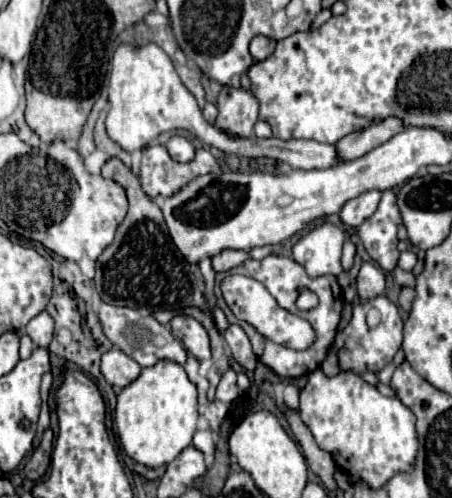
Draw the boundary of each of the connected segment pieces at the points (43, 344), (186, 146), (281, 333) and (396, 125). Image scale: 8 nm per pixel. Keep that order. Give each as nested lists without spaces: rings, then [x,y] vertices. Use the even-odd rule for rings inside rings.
[[[44,310],[38,316],[34,316],[28,324],[26,324],[26,334],[32,338],[32,342],[40,348],[48,348],[50,340],[52,340],[52,332],[54,332],[54,318]]]
[[[172,136],[166,142],[166,148],[168,148],[172,160],[176,160],[176,162],[188,162],[188,160],[192,160],[194,150],[196,150],[194,144],[188,138],[184,138],[184,136]]]
[[[234,274],[234,276],[228,276],[222,280],[220,290],[222,290],[222,296],[224,296],[228,308],[232,310],[232,314],[236,318],[252,324],[266,338],[270,338],[278,344],[284,344],[288,348],[294,348],[294,350],[306,350],[316,342],[316,332],[312,330],[310,322],[288,312],[288,310],[284,310],[284,308],[280,308],[276,304],[276,300],[272,298],[272,294],[258,280],[252,280],[250,276]]]
[[[386,118],[380,124],[372,124],[366,130],[360,132],[352,132],[348,136],[344,136],[340,142],[336,142],[336,154],[340,162],[350,162],[356,160],[360,156],[364,156],[366,152],[370,152],[372,148],[384,144],[386,140],[390,140],[394,134],[402,132],[404,126],[400,124],[400,120],[396,118]]]

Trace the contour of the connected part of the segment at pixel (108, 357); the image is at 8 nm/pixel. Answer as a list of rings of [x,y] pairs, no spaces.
[[[112,348],[102,356],[100,370],[108,384],[120,386],[120,388],[134,382],[142,372],[140,364],[136,364],[130,356],[124,356],[124,352],[120,352],[118,348]]]

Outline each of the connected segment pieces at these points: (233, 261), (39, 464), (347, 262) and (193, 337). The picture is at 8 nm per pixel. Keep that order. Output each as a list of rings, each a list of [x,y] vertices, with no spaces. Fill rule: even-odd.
[[[222,250],[220,254],[216,254],[212,258],[212,266],[216,272],[222,272],[222,270],[230,270],[234,266],[240,266],[248,258],[250,258],[250,252],[244,252],[244,250]]]
[[[48,428],[40,440],[40,446],[34,450],[34,454],[30,456],[30,460],[24,466],[26,478],[38,482],[50,466],[50,454],[52,454],[52,430]]]
[[[344,244],[344,252],[342,252],[342,268],[344,268],[344,272],[348,272],[352,268],[354,254],[356,254],[356,246],[354,244]]]
[[[180,314],[170,320],[170,326],[172,334],[182,342],[188,352],[192,352],[192,356],[196,356],[198,360],[210,358],[210,338],[196,318]]]

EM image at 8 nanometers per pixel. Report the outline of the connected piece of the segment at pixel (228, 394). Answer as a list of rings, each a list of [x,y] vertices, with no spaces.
[[[228,370],[222,376],[222,380],[220,380],[218,388],[216,388],[216,400],[230,404],[230,402],[234,402],[238,398],[238,394],[240,394],[240,390],[236,386],[236,372],[234,370]]]

